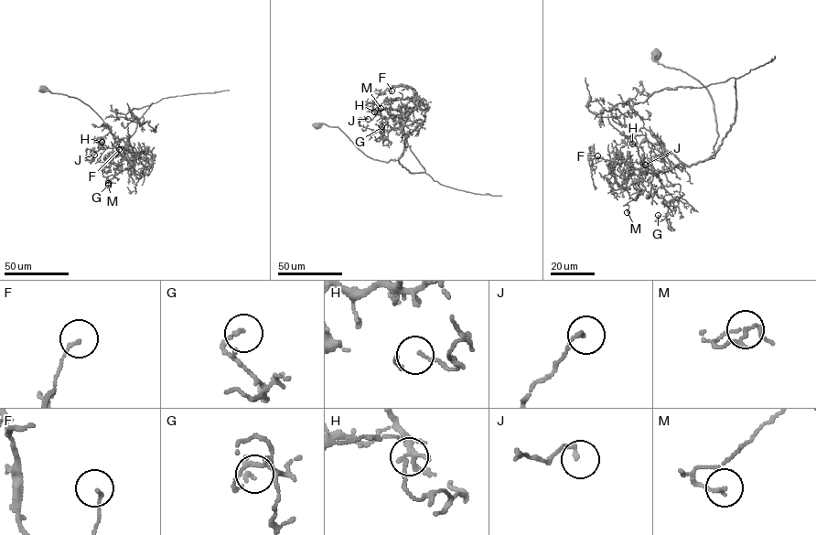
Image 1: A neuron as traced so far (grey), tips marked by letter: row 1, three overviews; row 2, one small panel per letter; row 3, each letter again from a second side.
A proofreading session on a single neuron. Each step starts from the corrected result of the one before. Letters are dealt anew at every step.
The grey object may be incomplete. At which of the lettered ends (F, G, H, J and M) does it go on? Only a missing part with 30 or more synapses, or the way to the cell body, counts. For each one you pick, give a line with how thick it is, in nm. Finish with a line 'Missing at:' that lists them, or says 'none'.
Missing at: none

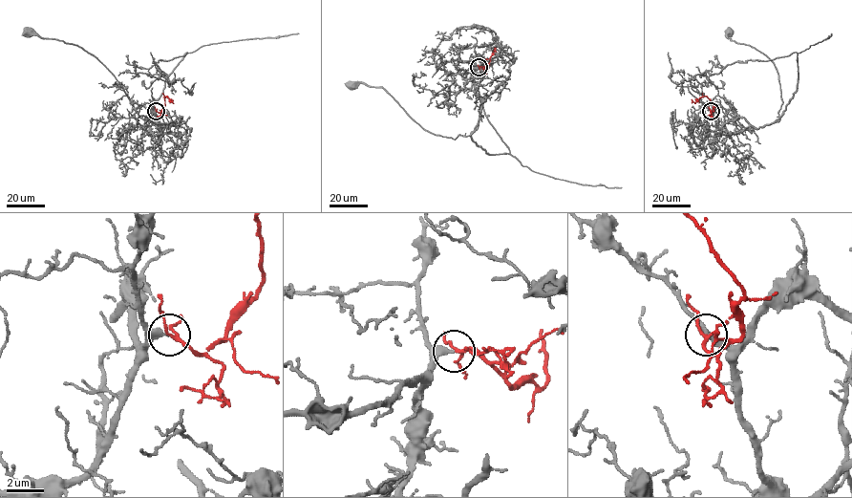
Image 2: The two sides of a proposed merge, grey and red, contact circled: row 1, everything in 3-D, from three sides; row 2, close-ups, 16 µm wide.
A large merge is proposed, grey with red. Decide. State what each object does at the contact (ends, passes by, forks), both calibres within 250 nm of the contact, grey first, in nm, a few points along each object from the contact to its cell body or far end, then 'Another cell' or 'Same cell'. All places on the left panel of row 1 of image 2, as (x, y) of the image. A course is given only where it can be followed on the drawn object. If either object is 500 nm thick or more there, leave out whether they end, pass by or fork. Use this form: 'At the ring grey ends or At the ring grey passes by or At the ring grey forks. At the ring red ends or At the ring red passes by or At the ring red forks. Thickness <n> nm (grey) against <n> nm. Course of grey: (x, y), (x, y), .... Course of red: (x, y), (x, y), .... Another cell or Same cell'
At the ring grey passes by. At the ring red forks. Thickness 240 nm (grey) against 140 nm. Course of grey: (156, 111), (148, 110), (158, 117), (158, 128), (137, 113), (114, 75), (93, 55), (76, 45), (29, 32). Course of red: (156, 111), (159, 113), (164, 106), (167, 96), (170, 102), (171, 99). Same cell

